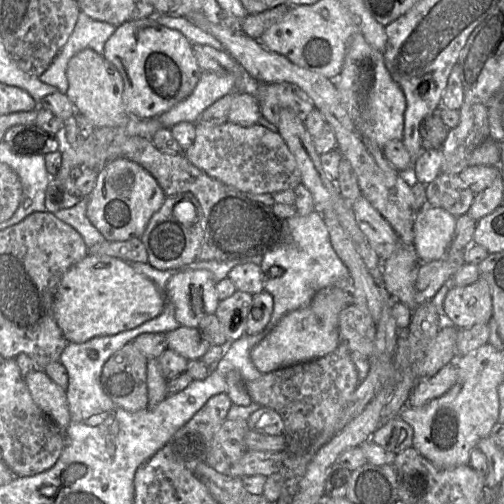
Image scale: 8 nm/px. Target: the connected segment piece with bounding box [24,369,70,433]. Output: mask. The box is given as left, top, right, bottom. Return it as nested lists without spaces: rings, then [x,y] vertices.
[[[32,370],[24,380],[36,405],[65,433],[70,424],[66,391],[41,370]]]

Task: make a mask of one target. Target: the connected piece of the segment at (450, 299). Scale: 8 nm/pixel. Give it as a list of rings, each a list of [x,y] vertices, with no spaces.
[[[482,279],[466,286],[450,285],[443,302],[443,313],[458,329],[488,323],[492,317],[492,295]]]

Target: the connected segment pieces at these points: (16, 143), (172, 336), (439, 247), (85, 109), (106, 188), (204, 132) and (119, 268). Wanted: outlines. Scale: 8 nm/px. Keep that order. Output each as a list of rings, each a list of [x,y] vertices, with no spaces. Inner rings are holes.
[[[15,125],[7,129],[6,142],[17,155],[46,155],[58,149],[56,135],[51,135],[35,125]]]
[[[179,326],[166,333],[166,338],[168,349],[187,360],[201,359],[212,345],[200,332],[199,327]]]
[[[426,204],[416,212],[414,248],[421,263],[443,259],[450,247],[457,217]]]
[[[90,48],[77,52],[67,64],[68,89],[65,93],[78,114],[89,119],[95,127],[126,125],[132,117],[123,107],[123,79],[116,67],[103,55]]]
[[[118,158],[99,169],[95,187],[89,194],[86,214],[107,241],[141,238],[150,218],[160,209],[165,198],[151,173],[132,160]]]
[[[226,122],[221,125],[209,125],[209,124],[197,123],[195,124],[195,139],[191,144],[191,146],[185,151],[183,151],[183,153],[194,166],[201,169],[209,176],[244,193],[252,195],[262,195],[290,189],[294,190],[301,183],[301,172],[299,170],[298,164],[284,139],[281,137],[281,135],[277,130],[276,131],[269,130],[268,128],[260,125],[259,123],[248,127],[244,127],[230,122]]]
[[[87,254],[64,273],[55,294],[53,309],[55,320],[68,343],[84,343],[94,337],[131,330],[157,317],[165,304],[166,298],[155,283],[137,272],[129,262],[113,256]]]

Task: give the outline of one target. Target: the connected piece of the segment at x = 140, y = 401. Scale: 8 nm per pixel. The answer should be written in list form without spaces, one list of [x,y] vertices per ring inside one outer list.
[[[134,343],[126,344],[106,361],[100,385],[116,406],[128,412],[147,408],[147,361]]]

